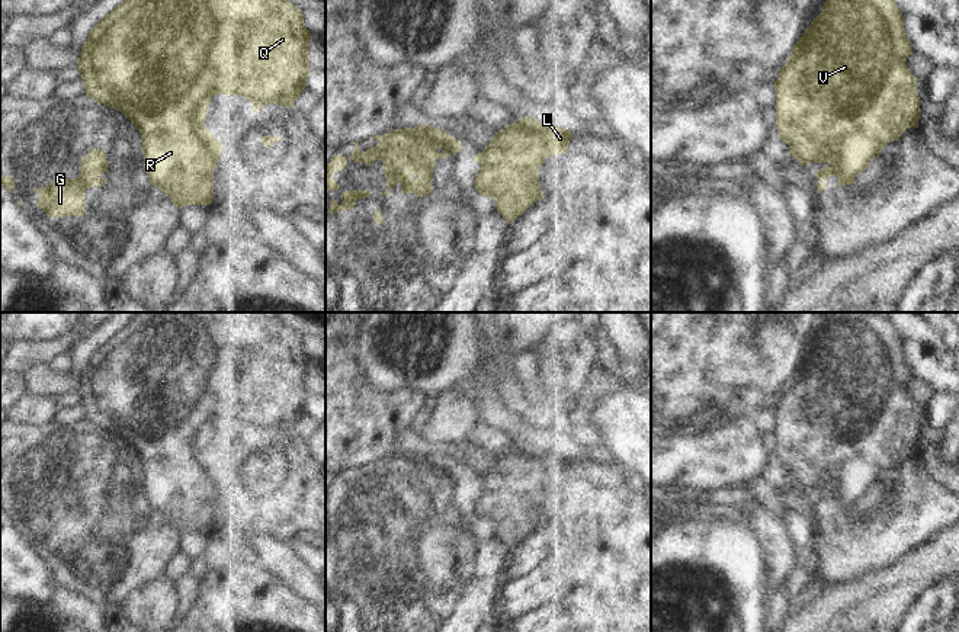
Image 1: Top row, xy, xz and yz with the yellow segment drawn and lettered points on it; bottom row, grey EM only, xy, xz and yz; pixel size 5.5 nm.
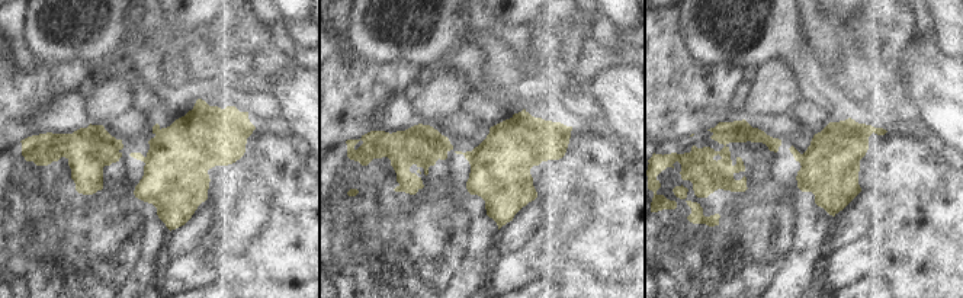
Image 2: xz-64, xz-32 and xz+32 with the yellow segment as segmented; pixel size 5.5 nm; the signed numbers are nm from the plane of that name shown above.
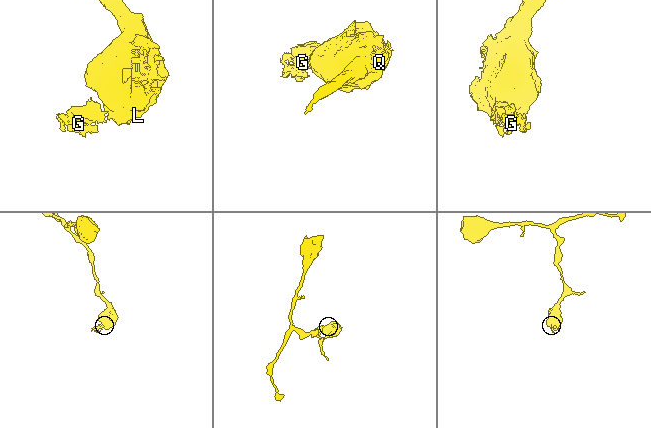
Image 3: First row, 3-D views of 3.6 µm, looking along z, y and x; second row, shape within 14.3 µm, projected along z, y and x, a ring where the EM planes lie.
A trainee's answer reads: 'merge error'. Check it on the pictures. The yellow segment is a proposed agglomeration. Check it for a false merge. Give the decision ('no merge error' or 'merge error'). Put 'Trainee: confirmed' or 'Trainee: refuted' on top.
Trainee: confirmed
merge error

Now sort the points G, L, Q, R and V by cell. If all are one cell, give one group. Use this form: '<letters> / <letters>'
G / L Q R V

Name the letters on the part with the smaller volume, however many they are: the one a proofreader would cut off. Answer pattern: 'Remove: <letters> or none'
Remove: G

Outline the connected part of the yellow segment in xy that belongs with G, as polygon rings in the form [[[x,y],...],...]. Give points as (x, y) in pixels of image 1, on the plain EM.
[[[94,474],[83,481],[80,498],[76,504],[51,507],[45,514],[35,511],[33,516],[41,520],[35,532],[41,533],[51,543],[84,540],[84,516],[106,509],[106,504],[100,501],[108,494],[109,488],[105,477]]]

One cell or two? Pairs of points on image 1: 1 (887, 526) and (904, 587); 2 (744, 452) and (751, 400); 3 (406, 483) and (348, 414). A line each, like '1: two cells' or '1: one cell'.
1: two cells
2: two cells
3: two cells

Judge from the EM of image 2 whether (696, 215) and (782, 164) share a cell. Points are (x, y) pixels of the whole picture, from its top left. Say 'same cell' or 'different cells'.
same cell

